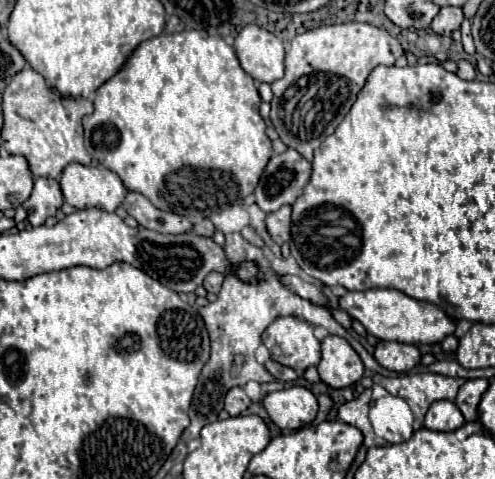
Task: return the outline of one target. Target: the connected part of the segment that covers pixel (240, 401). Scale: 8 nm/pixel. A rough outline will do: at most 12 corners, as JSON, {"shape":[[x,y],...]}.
{"shape":[[231,388],[225,396],[229,416],[245,414],[251,400],[243,388]]}

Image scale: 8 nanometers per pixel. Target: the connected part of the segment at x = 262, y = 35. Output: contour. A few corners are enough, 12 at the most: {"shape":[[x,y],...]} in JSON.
{"shape":[[245,26],[233,44],[257,82],[283,76],[283,42]]}

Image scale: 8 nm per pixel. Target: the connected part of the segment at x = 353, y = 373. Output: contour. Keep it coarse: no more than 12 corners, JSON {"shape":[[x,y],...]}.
{"shape":[[341,336],[321,342],[319,378],[331,388],[361,380],[363,362]]}

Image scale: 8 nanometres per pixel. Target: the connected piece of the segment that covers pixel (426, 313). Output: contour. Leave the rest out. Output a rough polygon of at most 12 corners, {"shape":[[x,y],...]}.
{"shape":[[399,290],[347,292],[339,306],[379,340],[435,344],[455,332],[439,306]]}

